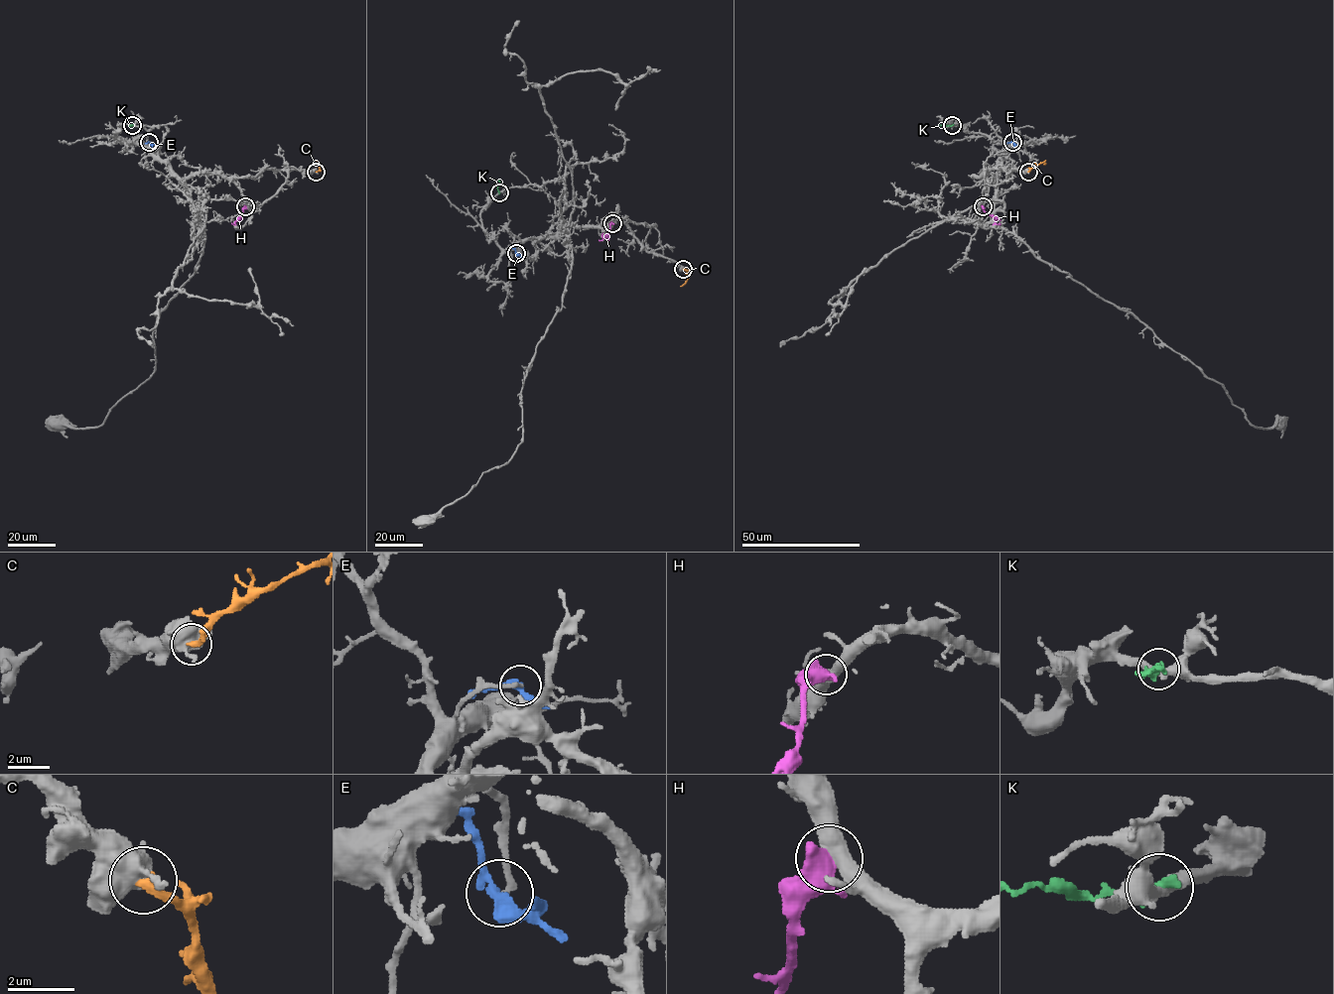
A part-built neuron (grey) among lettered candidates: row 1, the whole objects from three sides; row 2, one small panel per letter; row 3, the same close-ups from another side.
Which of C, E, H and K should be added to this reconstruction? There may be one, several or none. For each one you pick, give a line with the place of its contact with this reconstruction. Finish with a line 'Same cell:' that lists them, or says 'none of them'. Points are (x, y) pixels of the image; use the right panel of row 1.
C: contact (1028, 172)
Same cell: C

